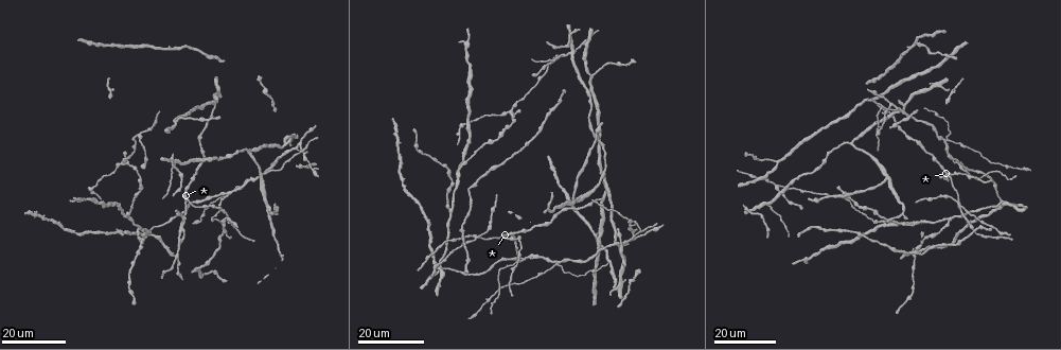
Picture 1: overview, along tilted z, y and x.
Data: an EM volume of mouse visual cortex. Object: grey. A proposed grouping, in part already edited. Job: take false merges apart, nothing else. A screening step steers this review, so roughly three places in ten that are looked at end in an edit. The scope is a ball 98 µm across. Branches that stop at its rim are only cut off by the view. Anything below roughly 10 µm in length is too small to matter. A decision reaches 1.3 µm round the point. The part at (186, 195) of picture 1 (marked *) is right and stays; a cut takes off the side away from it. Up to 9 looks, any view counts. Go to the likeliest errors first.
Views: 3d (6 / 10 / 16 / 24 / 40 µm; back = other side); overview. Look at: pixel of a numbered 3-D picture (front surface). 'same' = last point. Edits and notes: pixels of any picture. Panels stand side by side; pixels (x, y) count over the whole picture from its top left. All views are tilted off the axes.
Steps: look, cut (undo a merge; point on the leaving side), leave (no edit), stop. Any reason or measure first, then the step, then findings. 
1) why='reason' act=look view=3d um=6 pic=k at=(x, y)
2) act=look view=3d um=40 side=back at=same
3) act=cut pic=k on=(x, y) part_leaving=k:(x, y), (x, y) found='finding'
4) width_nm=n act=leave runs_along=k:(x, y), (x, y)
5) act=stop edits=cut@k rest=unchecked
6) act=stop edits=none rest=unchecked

why='thin arm on a thick one' act=look view=3d um=24 pic=1 at=(556, 264)

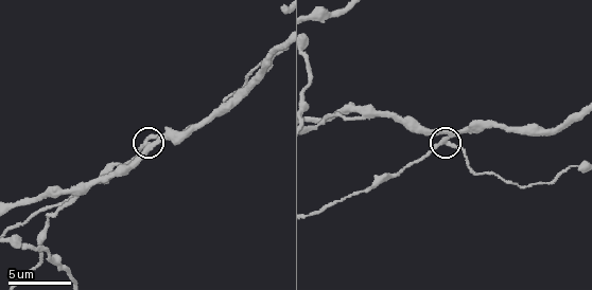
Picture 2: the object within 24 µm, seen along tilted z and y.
why='closer look' act=look view=3d um=6 pic=2 at=(444, 140)

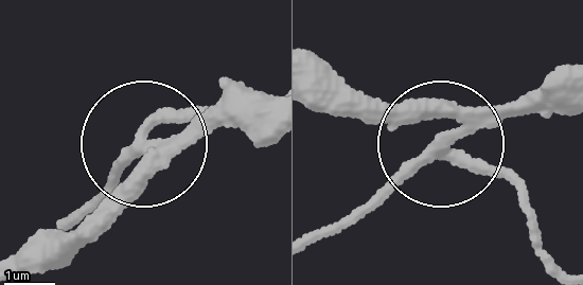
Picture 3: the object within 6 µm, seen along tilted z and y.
arms=4 act=cut pic=3 on=(524, 192) part_leaving=3:(477, 126), (428, 145), (319, 228) found='two neurons meet here'

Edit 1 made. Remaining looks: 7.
act=look view=overview

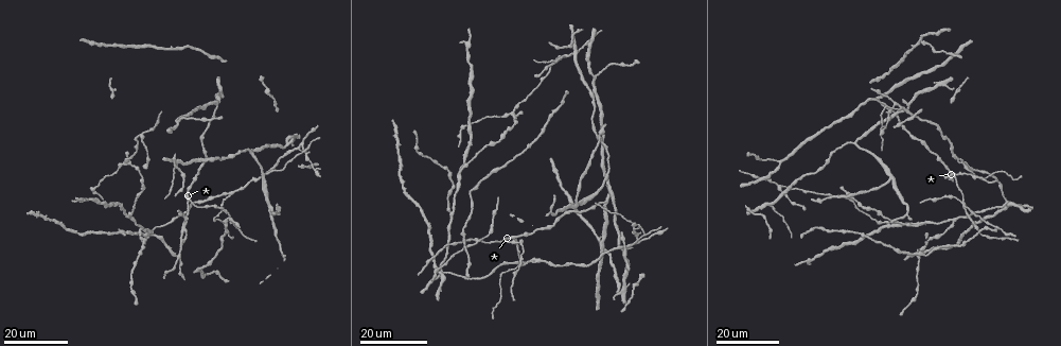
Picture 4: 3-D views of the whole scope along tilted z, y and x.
why='branch point' act=look view=3d um=16 pic=4 at=(513, 112)

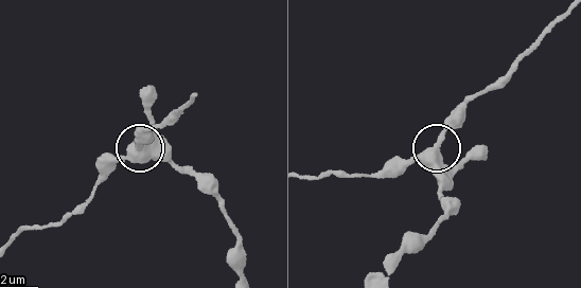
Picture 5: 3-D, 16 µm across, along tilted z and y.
act=look view=3d um=10 at=same

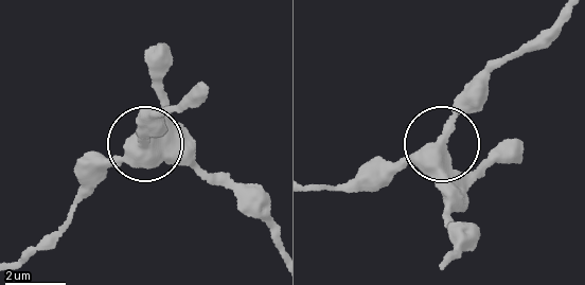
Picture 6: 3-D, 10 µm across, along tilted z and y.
act=cut pic=6 on=(112, 162) part_leaving=6:(436, 167), (448, 131), (485, 79), (549, 41), (567, 18) found='a second neuron is stuck on'

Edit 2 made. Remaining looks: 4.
act=look view=overview

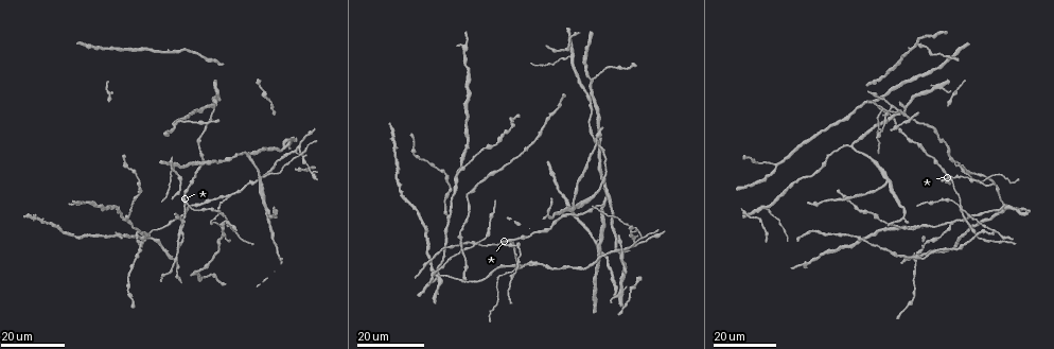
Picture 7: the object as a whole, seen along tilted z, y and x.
act=look view=3d um=24 pic=7 at=(569, 56)

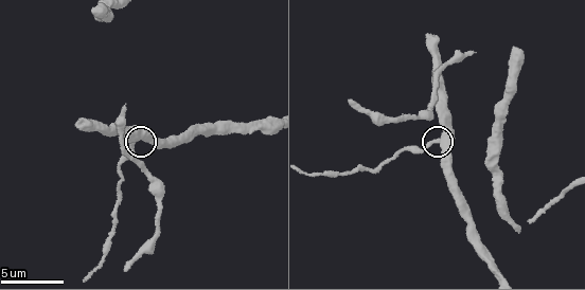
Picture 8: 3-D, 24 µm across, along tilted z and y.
why='zoom in' act=look view=3d um=6 at=same

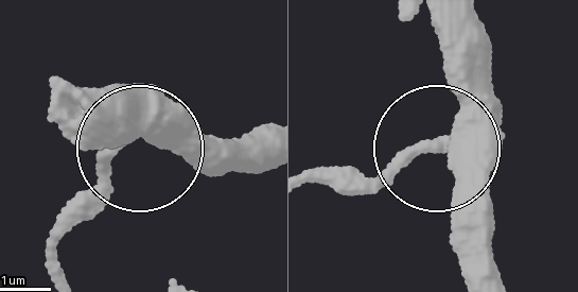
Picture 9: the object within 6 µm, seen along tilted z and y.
width_nm=420 act=leave runs_along=9:(494, 276), (450, 155), (305, 177) found='all the same neuron'

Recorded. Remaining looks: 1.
act=look view=3d um=6 pic=2 at=(360, 110)

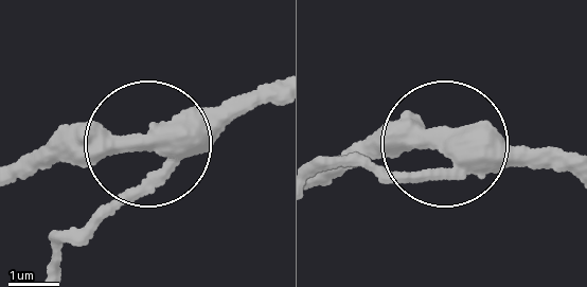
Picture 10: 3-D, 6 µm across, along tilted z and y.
act=cut pic=10 on=(109, 207) part_leaving=10:(161, 163), (68, 227), (53, 266) found='two neurons meet here'

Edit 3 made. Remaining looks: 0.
act=stop edits=cut@3,cut@6,cut@10 rest=unchecked

